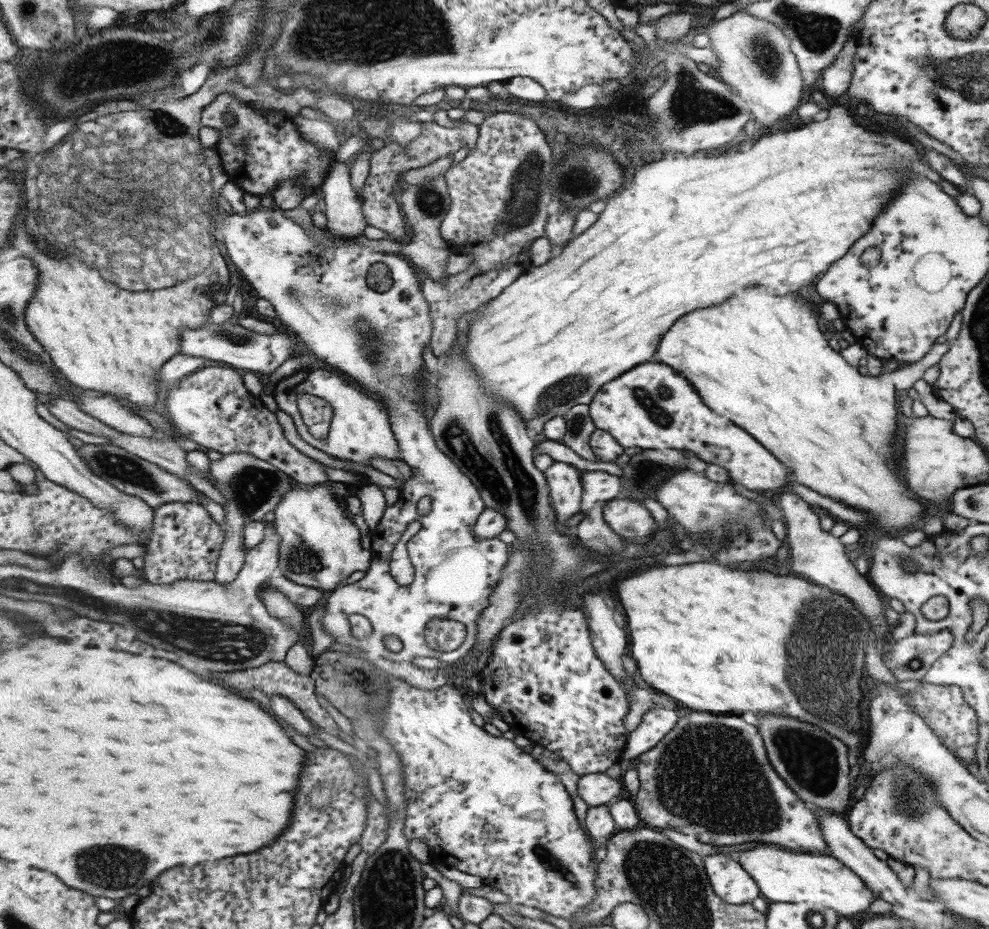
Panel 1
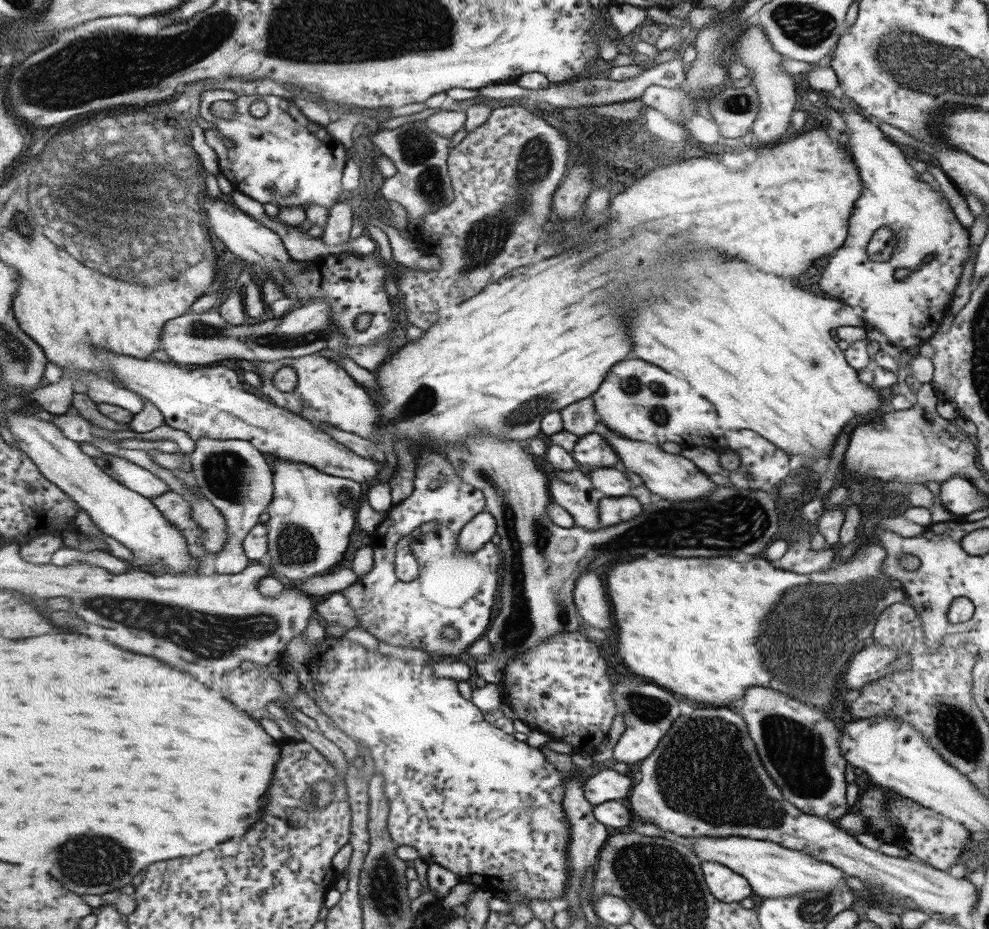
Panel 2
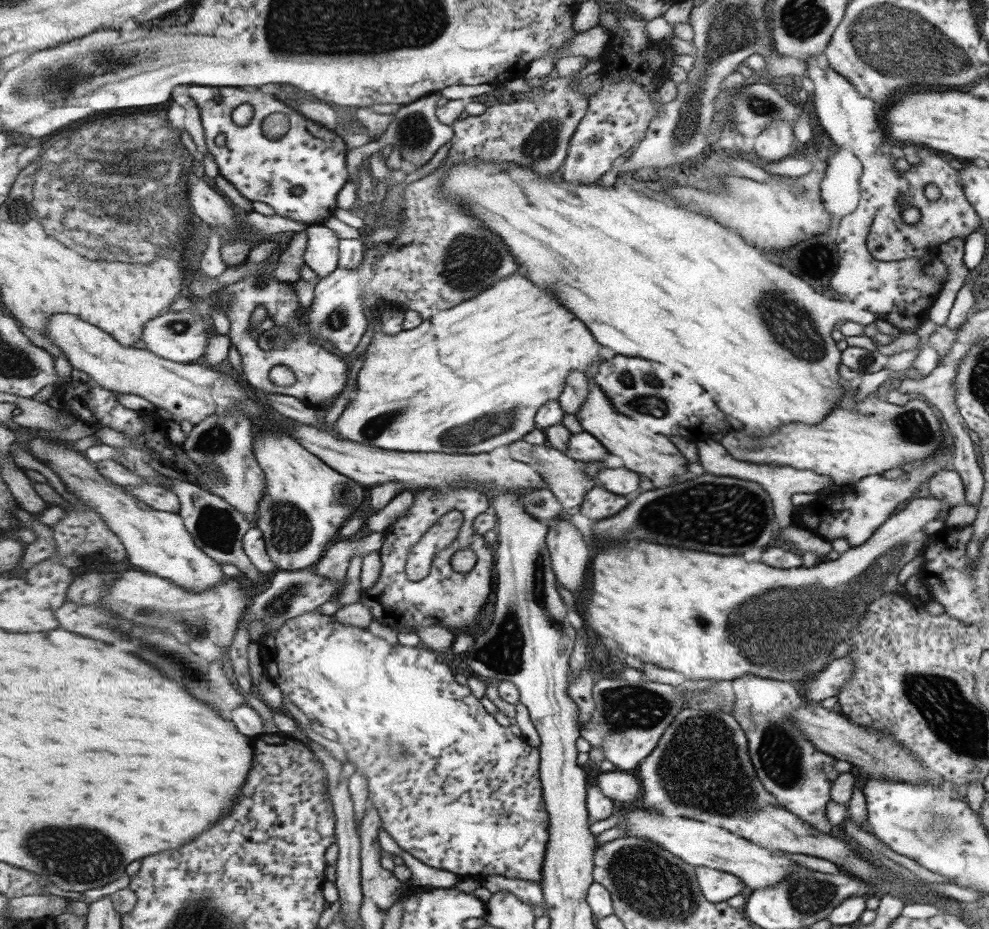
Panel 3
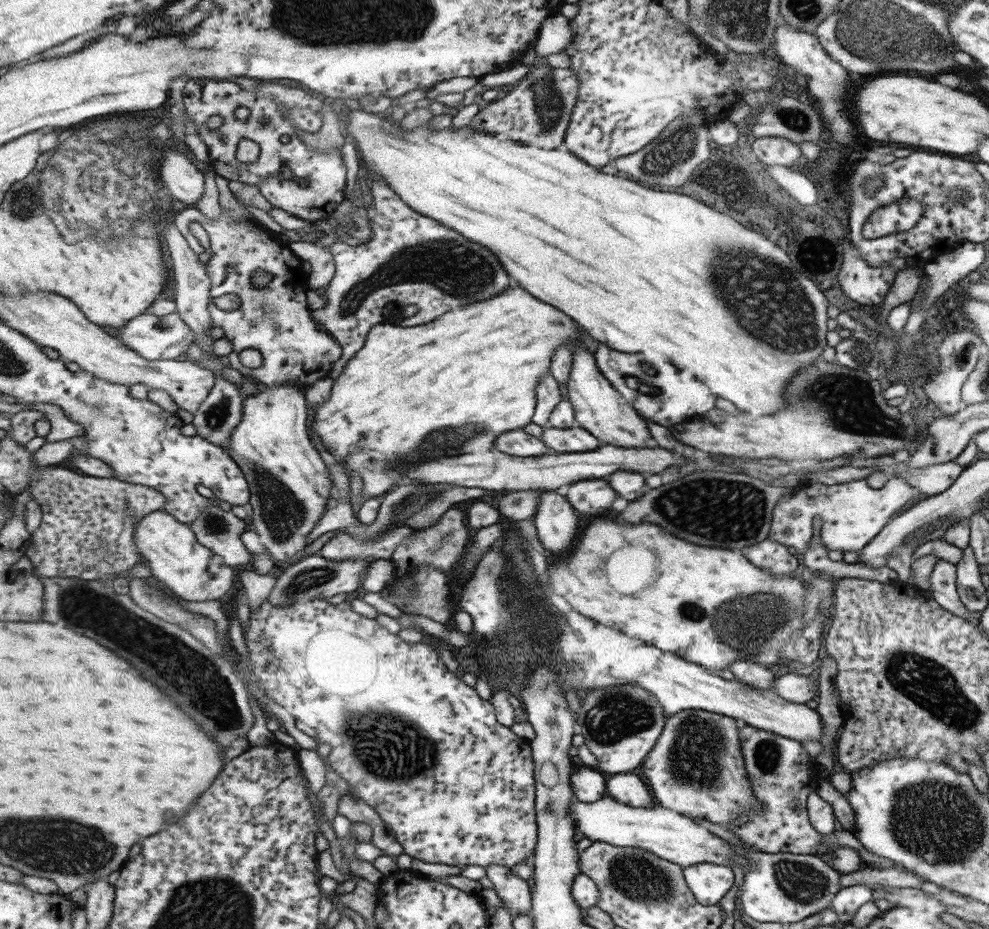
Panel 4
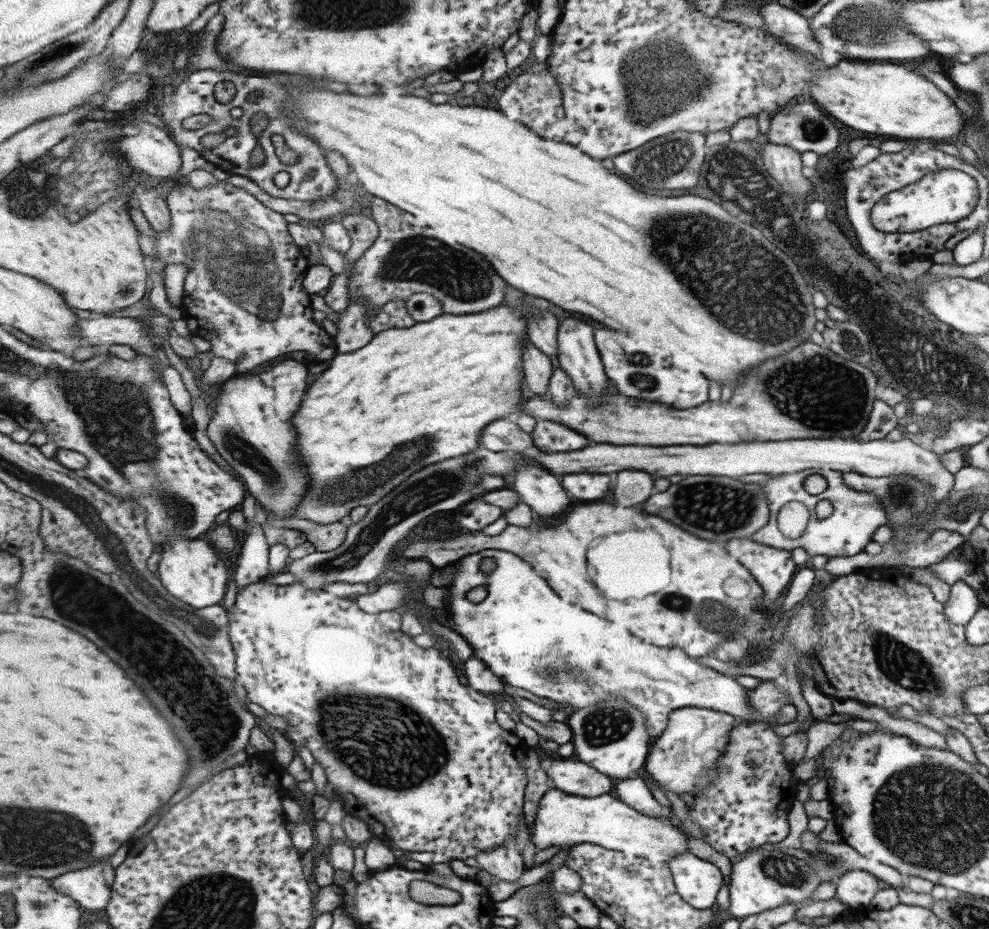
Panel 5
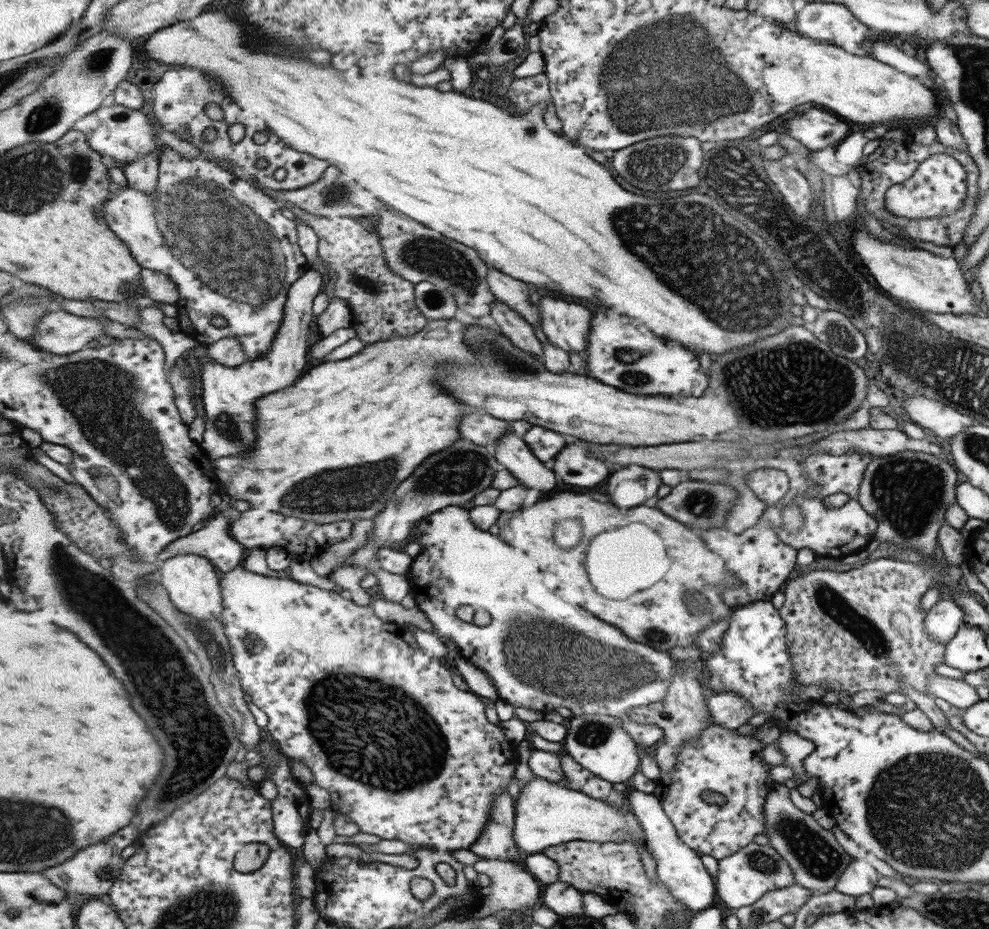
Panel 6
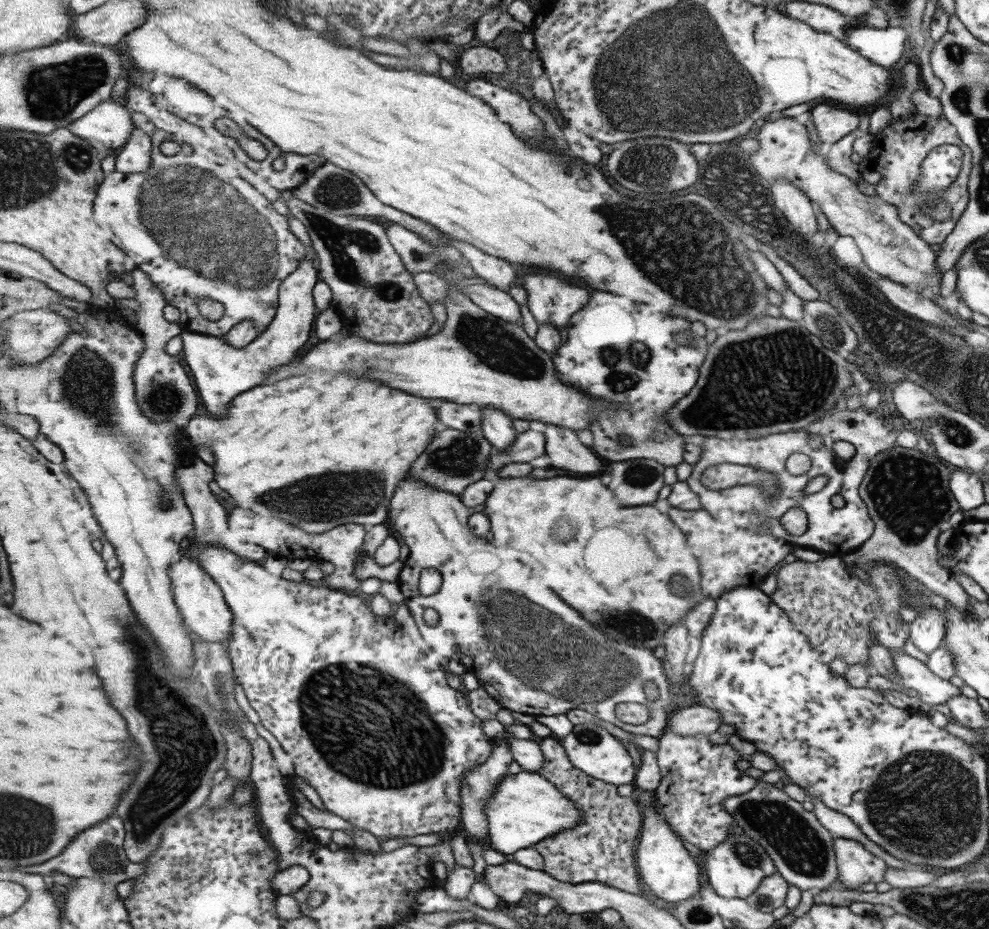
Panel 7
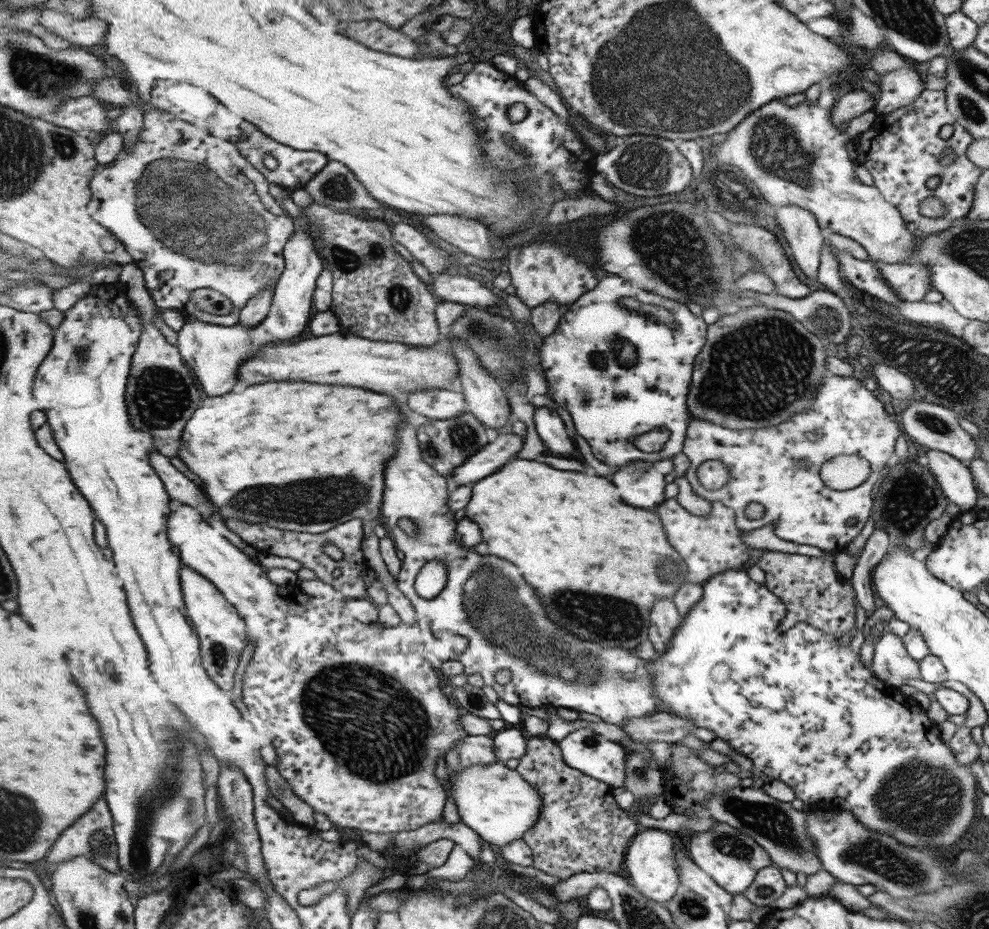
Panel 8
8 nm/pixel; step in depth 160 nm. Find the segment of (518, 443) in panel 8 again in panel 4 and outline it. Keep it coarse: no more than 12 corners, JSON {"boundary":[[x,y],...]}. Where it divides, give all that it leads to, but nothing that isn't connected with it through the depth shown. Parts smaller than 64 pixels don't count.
{"boundary":[[548,425],[541,440],[559,453],[589,452],[599,440],[582,427]]}

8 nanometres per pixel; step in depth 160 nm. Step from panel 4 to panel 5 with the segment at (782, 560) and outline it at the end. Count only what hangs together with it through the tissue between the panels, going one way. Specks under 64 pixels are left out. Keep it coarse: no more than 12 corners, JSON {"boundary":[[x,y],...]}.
{"boundary":[[746,539],[725,548],[762,588],[764,606],[794,575],[790,551]]}

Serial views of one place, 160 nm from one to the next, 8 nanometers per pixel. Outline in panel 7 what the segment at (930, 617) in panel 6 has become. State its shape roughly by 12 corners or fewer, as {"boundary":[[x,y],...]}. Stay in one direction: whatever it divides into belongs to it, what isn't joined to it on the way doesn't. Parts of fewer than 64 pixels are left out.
{"boundary":[[930,608],[908,623],[908,639],[928,655],[942,644],[944,612]]}

